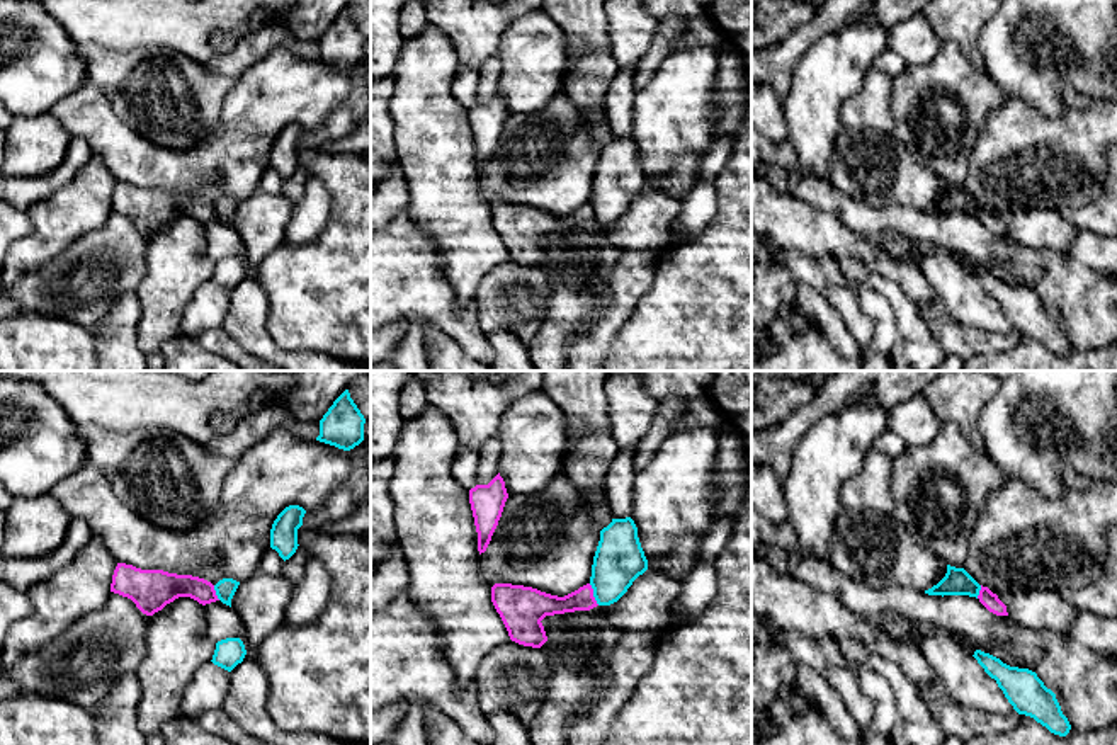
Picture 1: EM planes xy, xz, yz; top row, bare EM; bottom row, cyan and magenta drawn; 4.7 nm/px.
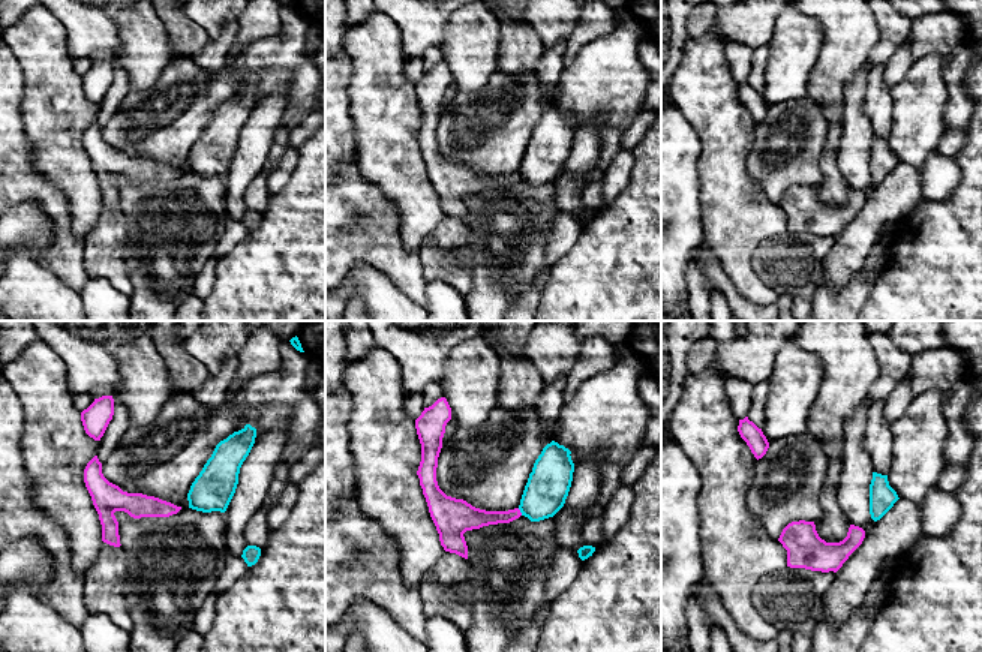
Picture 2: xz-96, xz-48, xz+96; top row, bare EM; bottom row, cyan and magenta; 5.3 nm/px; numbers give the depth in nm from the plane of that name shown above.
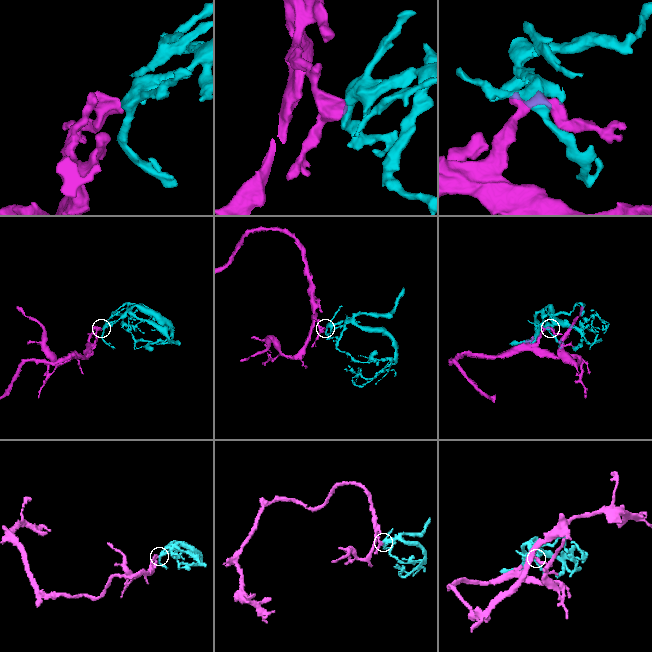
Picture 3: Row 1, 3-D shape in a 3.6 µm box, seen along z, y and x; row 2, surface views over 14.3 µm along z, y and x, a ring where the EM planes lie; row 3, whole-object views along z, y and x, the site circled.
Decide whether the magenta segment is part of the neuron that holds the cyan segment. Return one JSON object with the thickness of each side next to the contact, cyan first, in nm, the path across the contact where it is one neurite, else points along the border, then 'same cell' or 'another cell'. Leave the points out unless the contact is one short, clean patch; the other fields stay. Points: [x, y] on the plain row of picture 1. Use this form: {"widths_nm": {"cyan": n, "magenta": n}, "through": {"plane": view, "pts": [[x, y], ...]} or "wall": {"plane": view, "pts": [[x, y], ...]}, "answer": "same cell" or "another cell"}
{"widths_nm": {"cyan": 240, "magenta": 120}, "wall": {"plane": "xz", "pts": [[589, 203], [599, 223]]}, "answer": "another cell"}

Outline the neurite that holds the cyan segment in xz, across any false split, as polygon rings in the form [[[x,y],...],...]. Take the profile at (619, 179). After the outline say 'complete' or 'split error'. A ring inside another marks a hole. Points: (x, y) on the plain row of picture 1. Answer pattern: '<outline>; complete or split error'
[[[631,136],[612,138],[600,150],[590,204],[598,225],[617,221],[632,201],[648,189],[648,179]]]; complete

